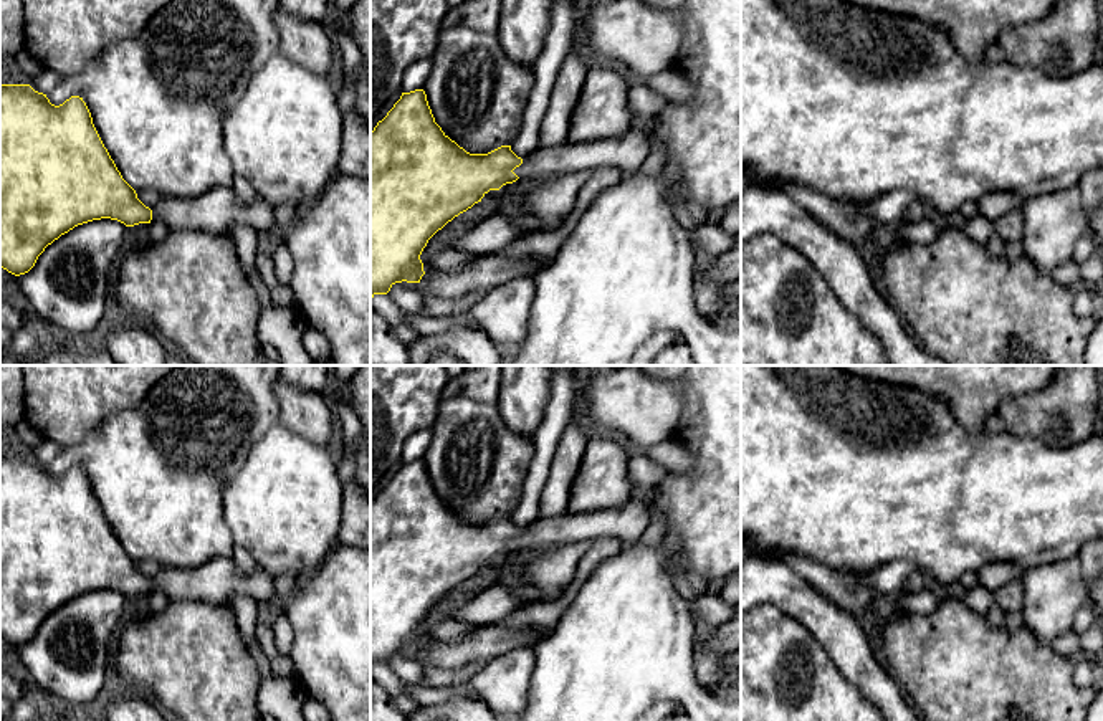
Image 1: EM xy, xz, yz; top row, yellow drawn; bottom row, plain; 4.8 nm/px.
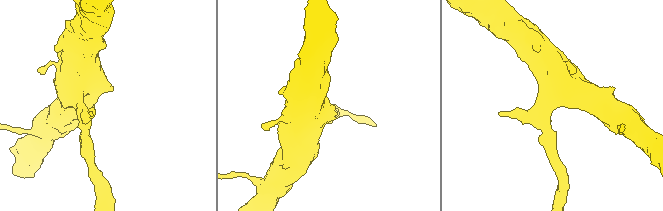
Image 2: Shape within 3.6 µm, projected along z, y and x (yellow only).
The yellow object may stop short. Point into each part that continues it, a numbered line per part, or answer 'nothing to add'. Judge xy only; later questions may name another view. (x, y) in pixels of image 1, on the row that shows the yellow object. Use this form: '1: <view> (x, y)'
1: xy (215, 210)

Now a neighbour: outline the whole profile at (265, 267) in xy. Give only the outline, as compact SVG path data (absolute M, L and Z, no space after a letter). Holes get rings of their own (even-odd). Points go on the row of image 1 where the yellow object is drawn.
M258 251L256 255L256 270L261 275L261 279L268 286L270 293L288 286L278 279L271 256L263 251Z

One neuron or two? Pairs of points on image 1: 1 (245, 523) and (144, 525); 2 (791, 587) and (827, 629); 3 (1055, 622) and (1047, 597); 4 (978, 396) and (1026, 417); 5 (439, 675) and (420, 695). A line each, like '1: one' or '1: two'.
1: two
2: one
3: one
4: two
5: two

